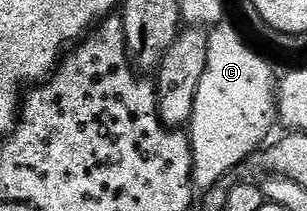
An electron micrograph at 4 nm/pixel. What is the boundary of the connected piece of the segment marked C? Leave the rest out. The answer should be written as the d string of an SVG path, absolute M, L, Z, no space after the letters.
M224 20L210 31L207 40L209 60L205 64L205 76L201 76L201 84L197 88L197 100L193 104L193 116L189 123L193 148L191 181L199 192L212 190L218 182L224 181L230 170L237 169L251 153L254 155L272 137L271 129L277 126L277 74L271 71L270 64L261 55L254 54L243 43L242 36L229 22Z

